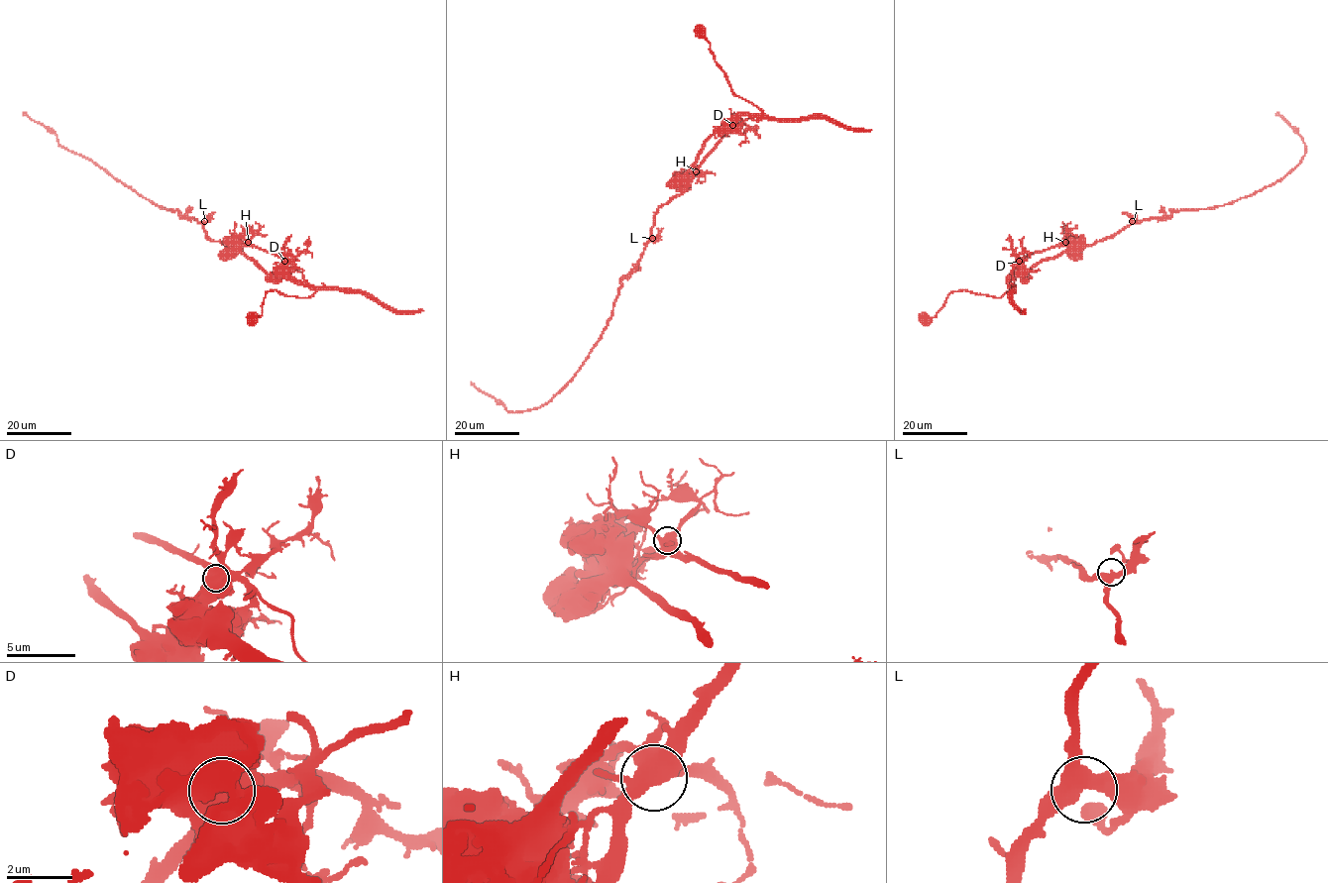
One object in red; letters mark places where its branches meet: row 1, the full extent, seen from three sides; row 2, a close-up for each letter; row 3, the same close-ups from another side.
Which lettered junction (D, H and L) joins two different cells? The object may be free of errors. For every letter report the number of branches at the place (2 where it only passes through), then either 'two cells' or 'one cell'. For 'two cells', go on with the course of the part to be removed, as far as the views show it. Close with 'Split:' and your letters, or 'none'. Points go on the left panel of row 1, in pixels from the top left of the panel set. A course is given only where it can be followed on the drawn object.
D: 3 branches meet; two cells; foreign part runs (284, 261), (258, 247), (213, 242), (195, 219), (141, 195), (67, 151), (23, 113)
H: 5 branches meet; one cell
L: 3 branches meet; one cell
Split: D

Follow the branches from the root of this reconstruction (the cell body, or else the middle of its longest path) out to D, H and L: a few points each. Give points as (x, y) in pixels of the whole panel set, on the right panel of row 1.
D: (926, 317), (933, 317), (953, 291), (966, 290), (1000, 298), (1010, 290), (1009, 278), (1019, 261)
H: (926, 317), (933, 317), (953, 291), (966, 290), (1000, 298), (1010, 290), (1009, 278), (1023, 259), (1065, 242)
L: (926, 317), (953, 291), (1000, 298), (1011, 277), (1110, 238), (1132, 221)

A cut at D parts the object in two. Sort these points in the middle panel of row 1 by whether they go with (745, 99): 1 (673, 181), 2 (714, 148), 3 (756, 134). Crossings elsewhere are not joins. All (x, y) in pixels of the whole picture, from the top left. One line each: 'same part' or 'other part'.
1: other part
2: same part
3: same part

